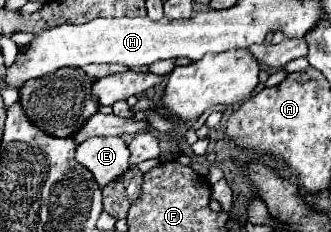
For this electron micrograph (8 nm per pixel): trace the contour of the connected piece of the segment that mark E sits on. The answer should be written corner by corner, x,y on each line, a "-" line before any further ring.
94,136
76,148
76,160
94,174
94,180
100,186
126,172
130,166
128,156
130,150
120,136

